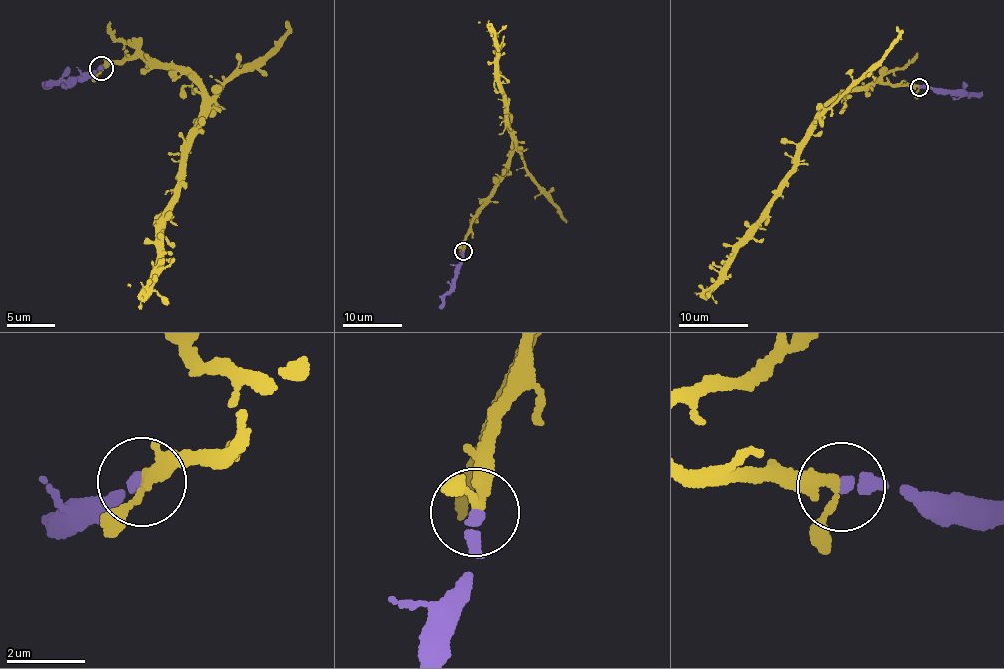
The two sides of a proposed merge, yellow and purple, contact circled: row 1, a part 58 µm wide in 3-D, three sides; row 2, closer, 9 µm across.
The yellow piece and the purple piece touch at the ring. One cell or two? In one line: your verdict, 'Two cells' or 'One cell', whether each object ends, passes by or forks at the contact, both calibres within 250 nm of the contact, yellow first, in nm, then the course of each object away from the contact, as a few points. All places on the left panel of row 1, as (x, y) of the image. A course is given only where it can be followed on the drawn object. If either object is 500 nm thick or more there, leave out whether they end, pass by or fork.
One cell. At the ring yellow passes by. At the ring purple ends. Thickness 280 nm (yellow) against 240 nm. Course of yellow: (102, 68), (139, 56), (190, 76), (200, 92), (200, 122), (161, 225), (160, 268), (138, 293), (127, 284). Course of purple: (102, 68), (51, 85), (42, 81)

